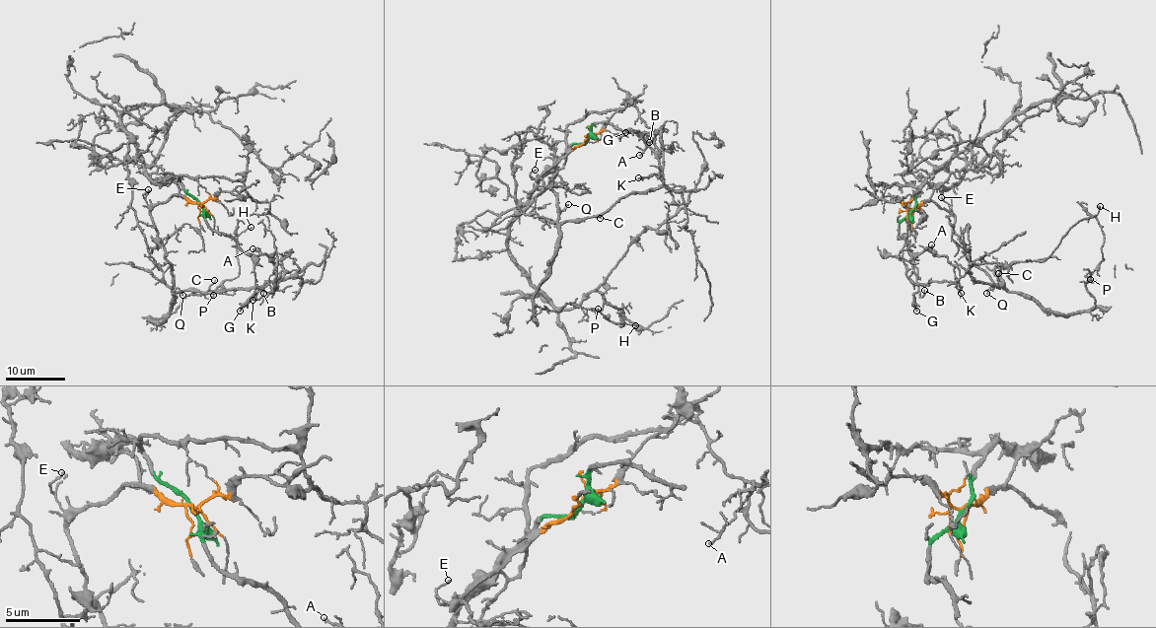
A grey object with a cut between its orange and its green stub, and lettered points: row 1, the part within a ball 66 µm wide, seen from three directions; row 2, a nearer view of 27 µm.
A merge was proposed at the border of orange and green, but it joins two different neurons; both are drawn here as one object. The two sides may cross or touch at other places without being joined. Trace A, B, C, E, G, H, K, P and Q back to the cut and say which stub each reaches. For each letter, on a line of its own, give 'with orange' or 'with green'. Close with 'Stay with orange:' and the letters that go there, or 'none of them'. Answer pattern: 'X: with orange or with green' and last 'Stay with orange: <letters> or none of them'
A: with green
B: with green
C: with orange
E: with orange
G: with green
H: with orange
K: with green
P: with orange
Q: with orange
Stay with orange: C, E, H, P, Q

